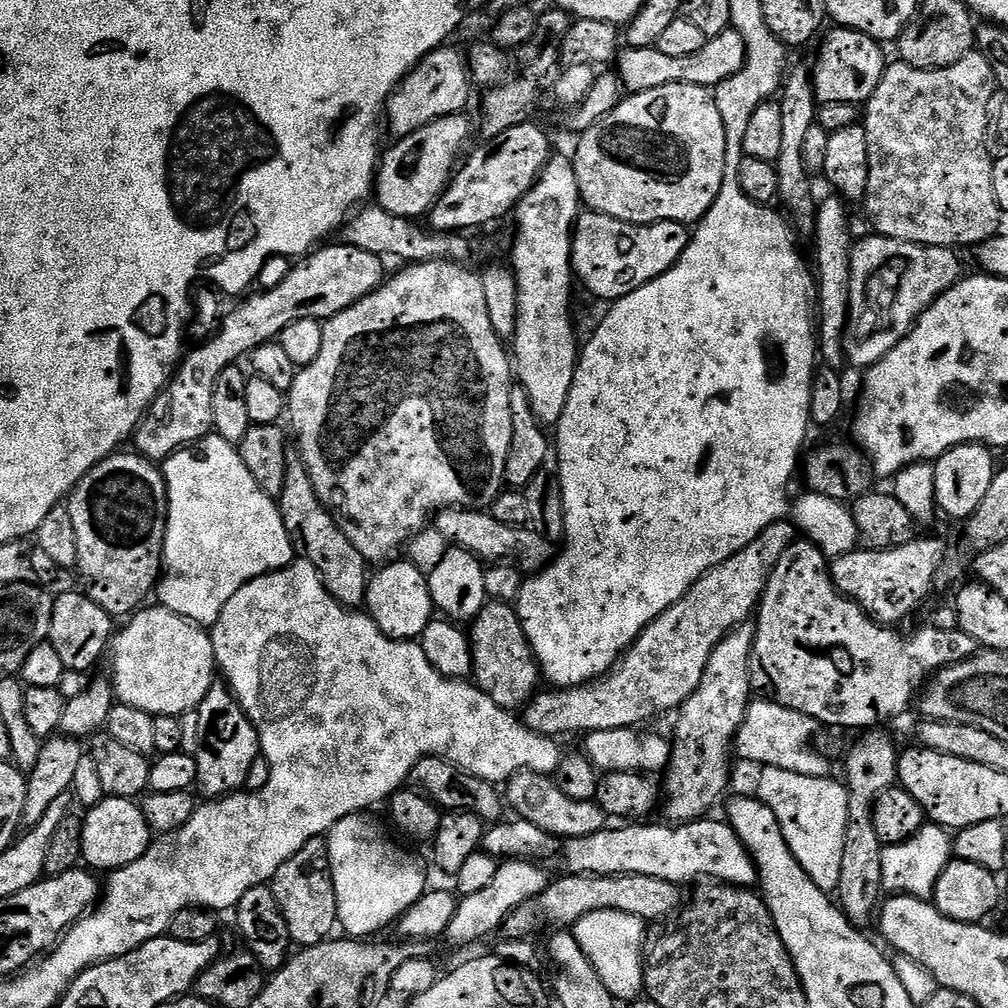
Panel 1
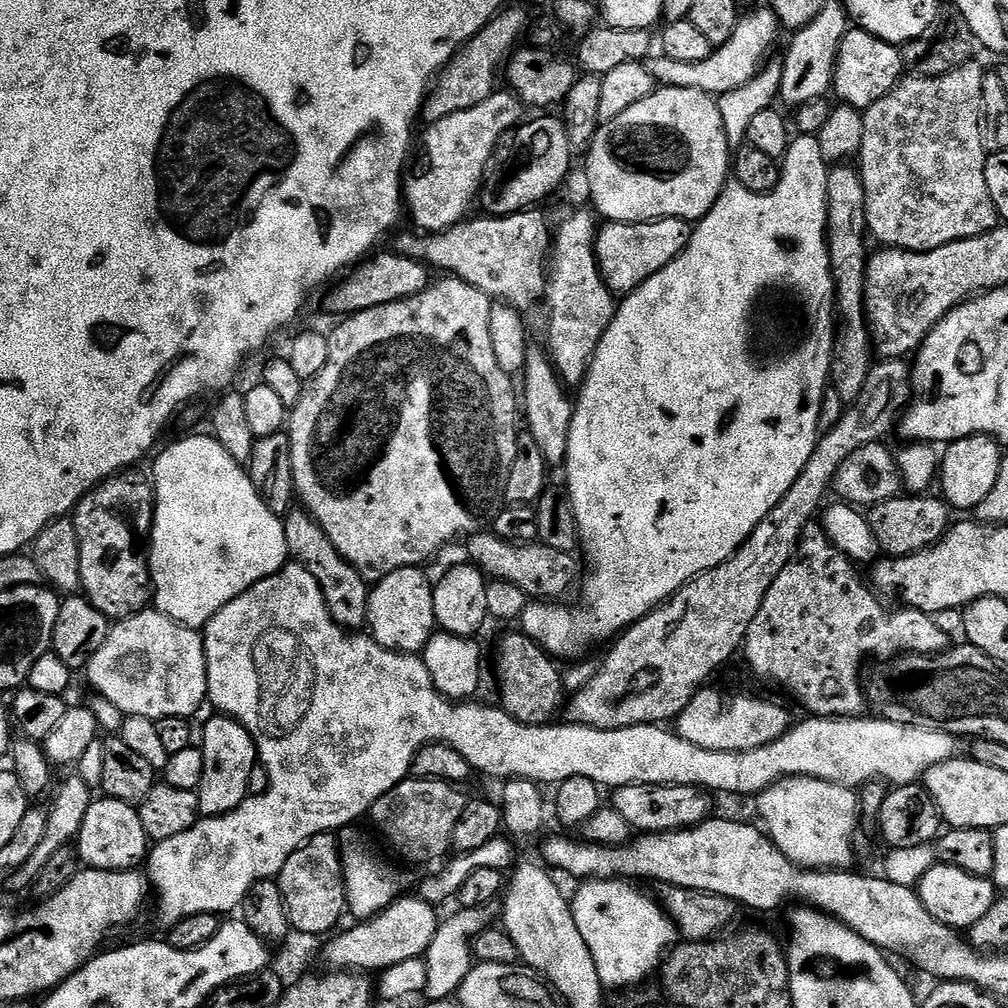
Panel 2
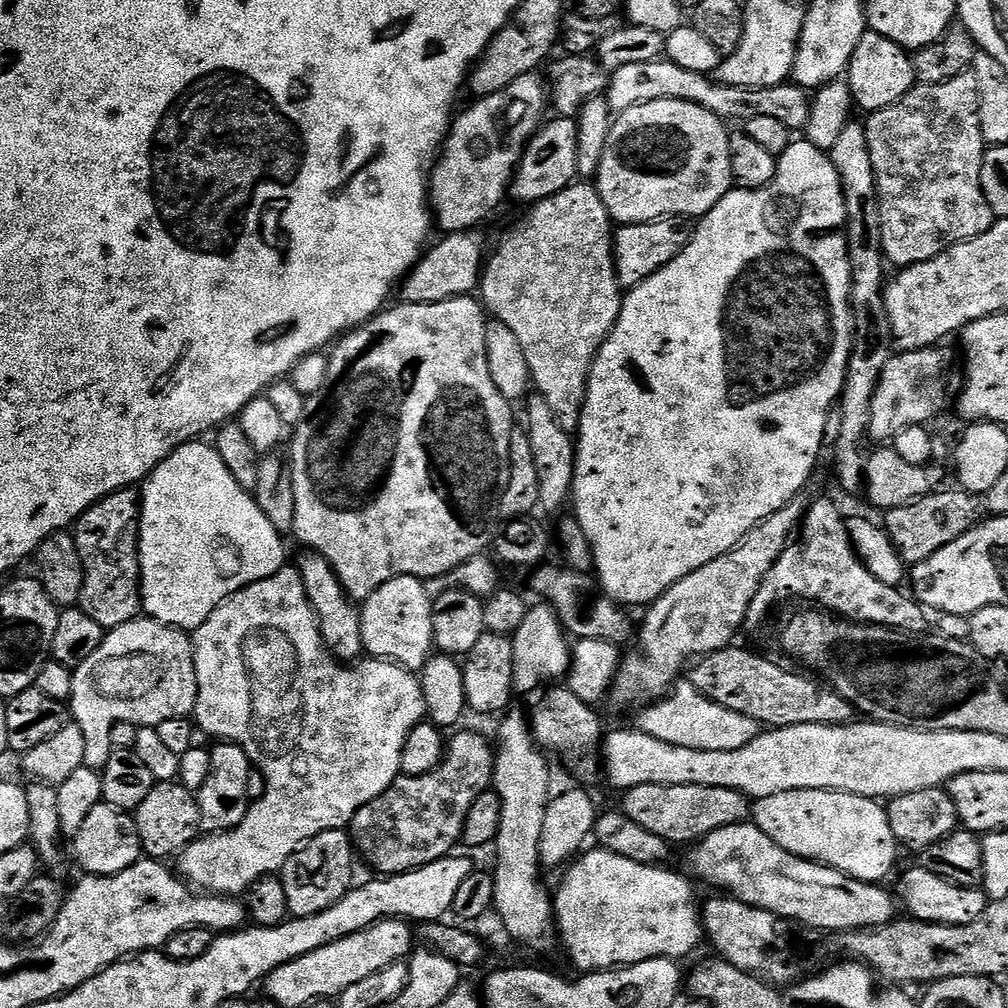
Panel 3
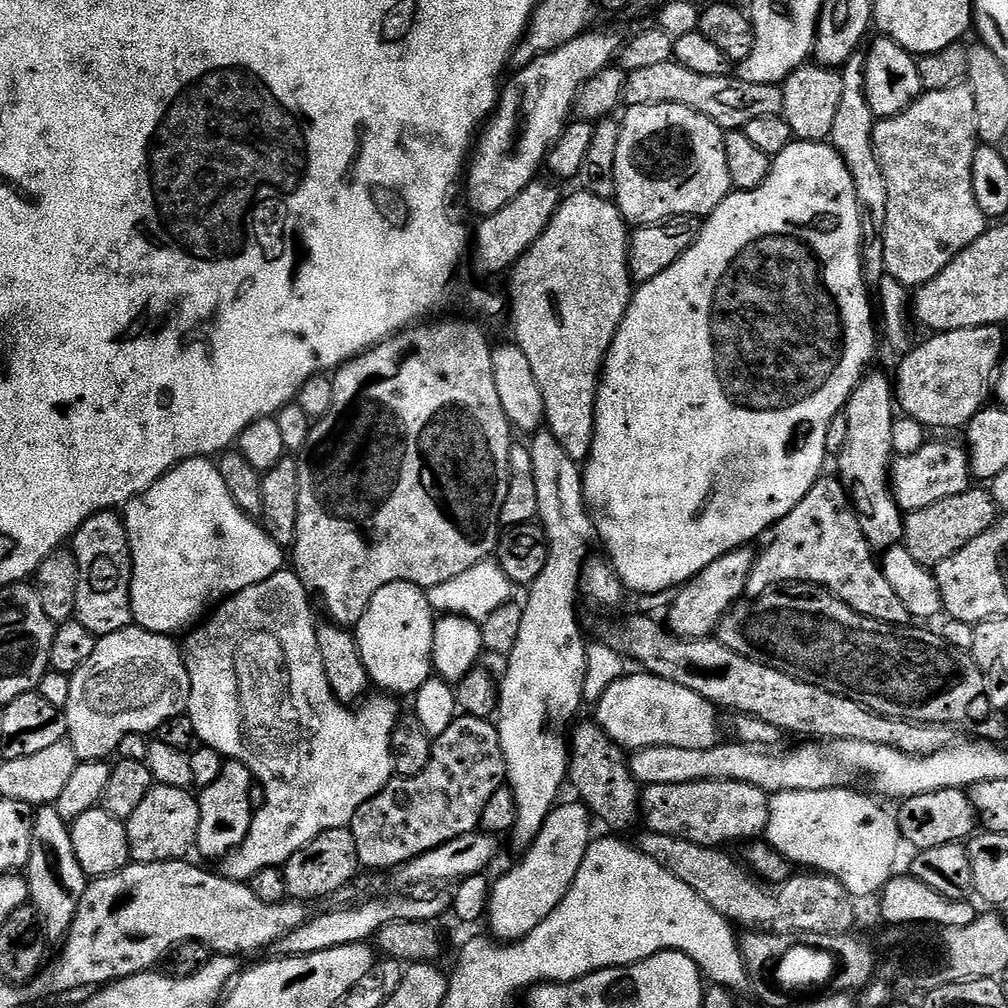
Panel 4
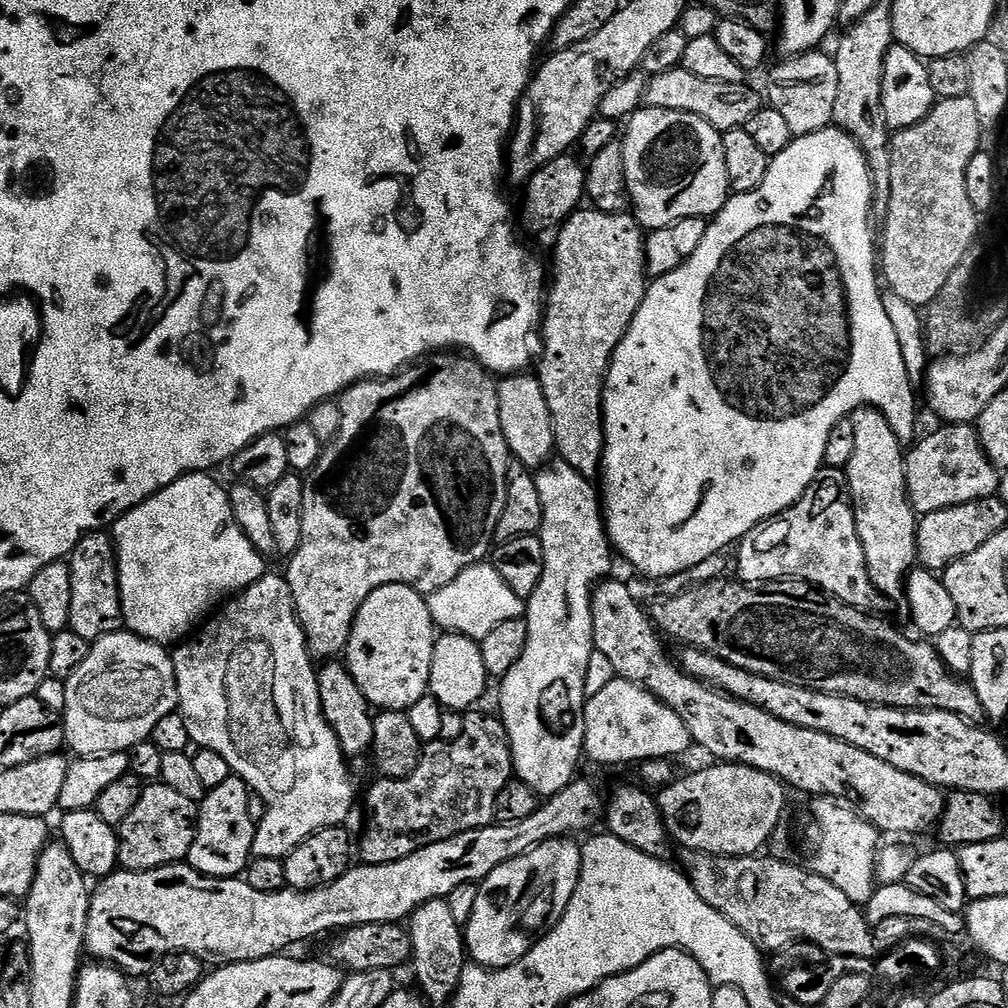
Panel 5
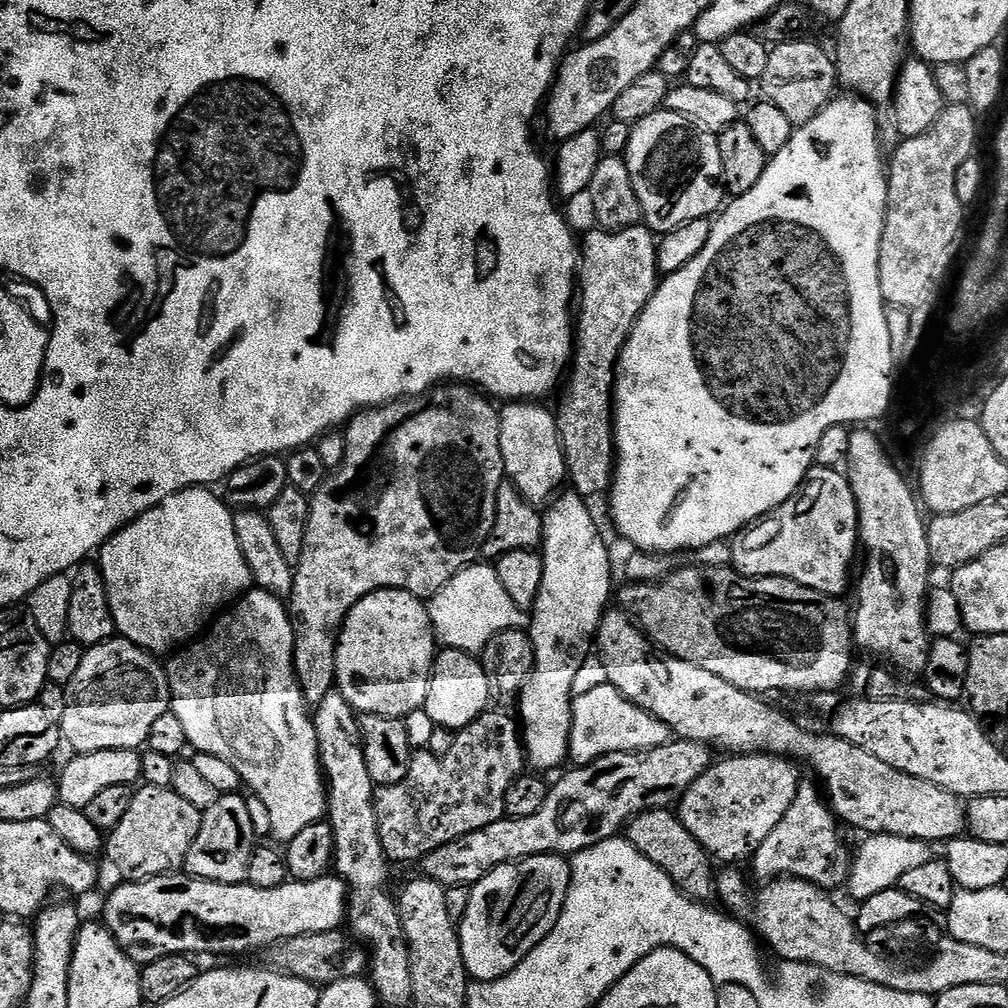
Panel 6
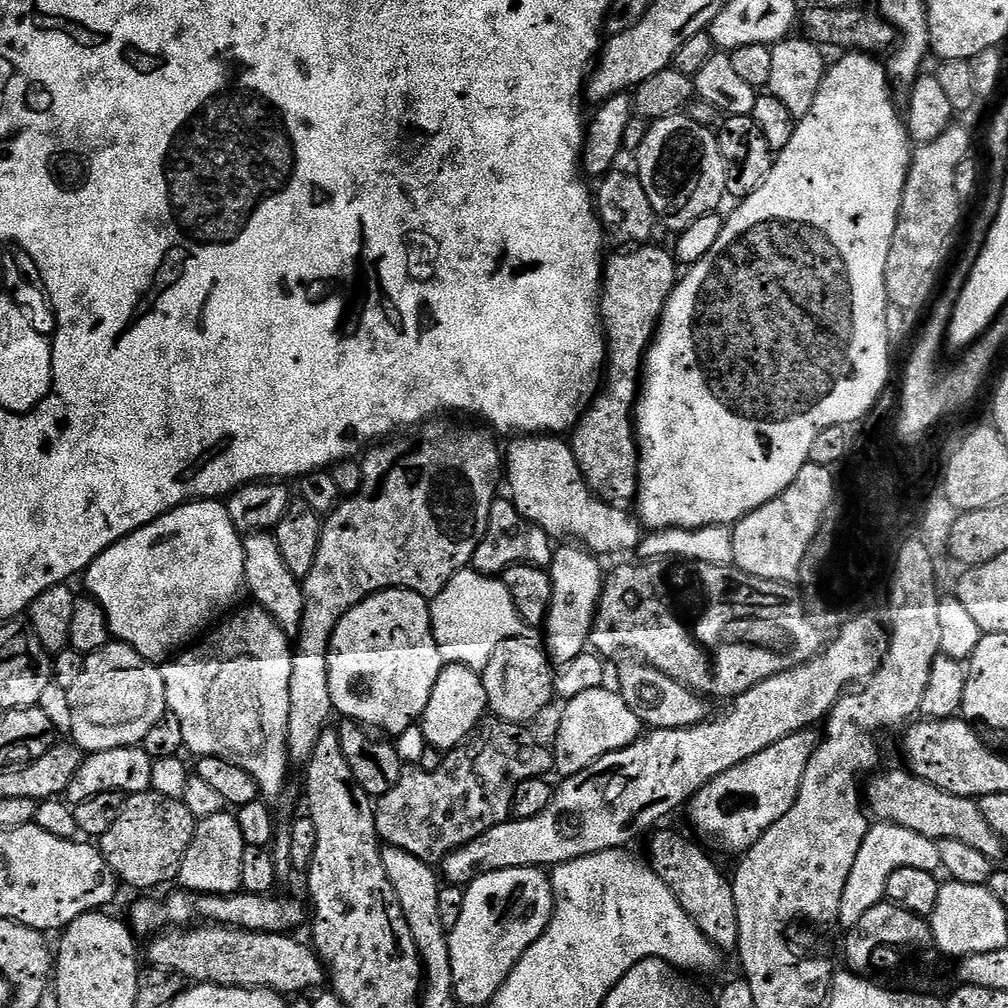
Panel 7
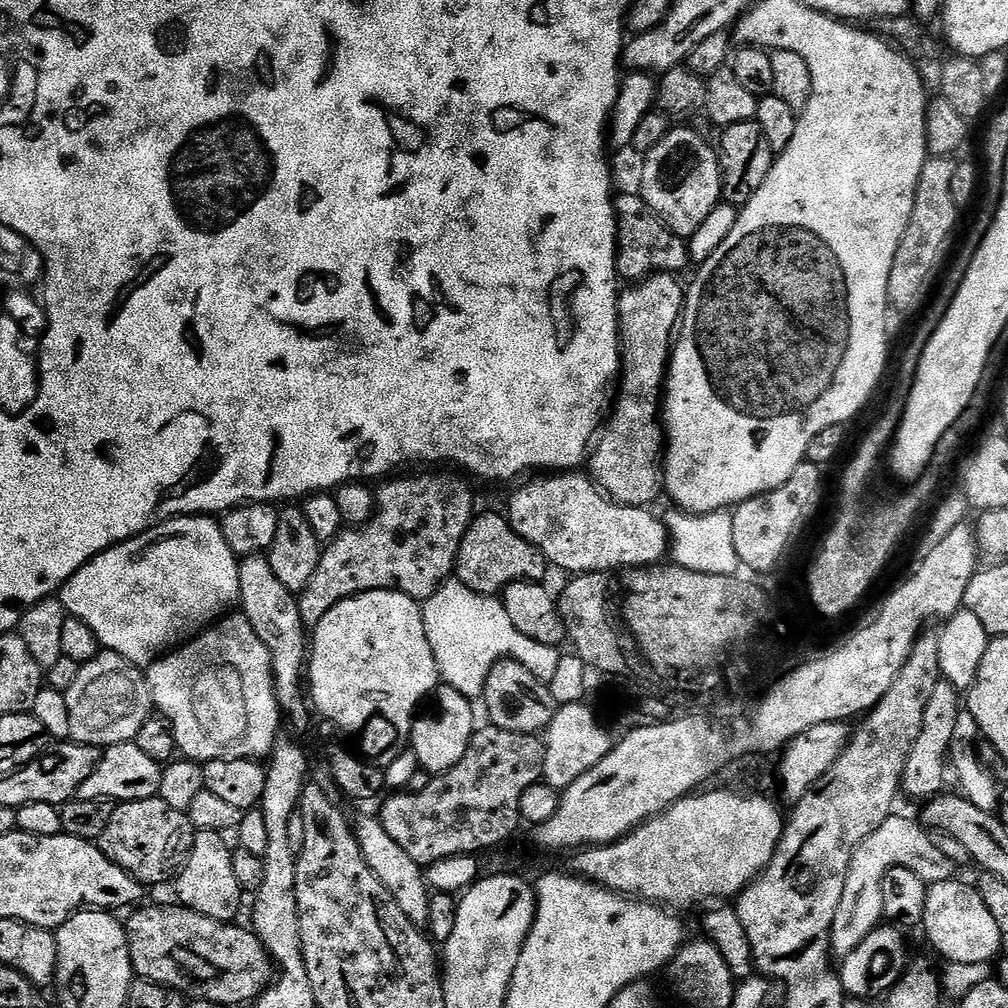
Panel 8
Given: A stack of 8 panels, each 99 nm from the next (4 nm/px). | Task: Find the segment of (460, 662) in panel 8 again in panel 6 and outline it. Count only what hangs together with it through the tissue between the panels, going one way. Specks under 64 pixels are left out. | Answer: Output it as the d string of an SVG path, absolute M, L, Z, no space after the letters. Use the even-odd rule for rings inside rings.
M488 562L469 564L454 574L454 578L427 601L427 606L437 641L444 648L473 654L483 653L494 634L502 634L502 630L511 628L527 629L530 624L529 613L514 606L510 594L506 594L502 582L498 582L495 567Z

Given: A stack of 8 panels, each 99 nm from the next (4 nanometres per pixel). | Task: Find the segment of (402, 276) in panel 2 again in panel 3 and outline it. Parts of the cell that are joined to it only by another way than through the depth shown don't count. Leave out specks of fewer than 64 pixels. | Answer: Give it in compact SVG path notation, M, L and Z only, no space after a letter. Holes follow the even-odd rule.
M480 230L450 232L443 237L437 248L429 247L412 271L404 277L398 296L406 304L429 304L442 302L455 296L475 293L480 286L480 277L486 263L490 244L484 241ZM432 248L432 249L431 249ZM485 251L485 252L484 252ZM404 288L404 289L403 289Z

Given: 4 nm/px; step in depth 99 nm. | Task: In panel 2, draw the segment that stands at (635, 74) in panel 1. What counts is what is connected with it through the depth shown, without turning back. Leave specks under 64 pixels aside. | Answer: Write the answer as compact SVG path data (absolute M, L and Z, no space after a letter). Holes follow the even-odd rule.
M761 6L757 12L745 11L738 26L734 26L730 42L719 45L712 51L710 58L703 62L674 62L674 58L660 54L651 61L652 76L657 85L665 88L702 90L706 95L718 98L730 90L738 90L738 86L746 86L746 82L750 82L760 73L766 61L773 55L772 47L780 35L780 20L772 13L771 8Z

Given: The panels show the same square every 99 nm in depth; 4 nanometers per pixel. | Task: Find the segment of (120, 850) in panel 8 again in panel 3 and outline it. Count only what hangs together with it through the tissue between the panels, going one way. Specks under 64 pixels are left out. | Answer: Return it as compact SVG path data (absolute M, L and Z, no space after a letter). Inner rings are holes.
M157 782L146 794L142 806L138 806L134 813L138 826L140 850L145 857L167 861L167 856L179 857L180 853L193 844L201 835L200 801L197 793L191 792L179 782Z

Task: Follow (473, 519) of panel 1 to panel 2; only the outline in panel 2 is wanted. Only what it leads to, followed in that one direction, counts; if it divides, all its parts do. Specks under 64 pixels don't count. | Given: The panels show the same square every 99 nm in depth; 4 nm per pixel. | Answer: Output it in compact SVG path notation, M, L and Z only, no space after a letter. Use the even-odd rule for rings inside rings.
M485 530L467 537L466 545L475 564L488 580L511 582L536 602L560 602L572 591L577 591L582 580L582 564L571 552L554 550L542 543L511 544L496 536L495 531Z

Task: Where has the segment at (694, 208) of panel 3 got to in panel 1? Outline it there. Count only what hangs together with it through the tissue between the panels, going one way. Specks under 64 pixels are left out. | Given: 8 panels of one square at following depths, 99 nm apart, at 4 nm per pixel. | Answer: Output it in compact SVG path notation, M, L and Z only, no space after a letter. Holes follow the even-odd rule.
M667 84L658 86L658 90L646 90L645 92L633 92L625 95L610 114L606 114L594 126L590 126L585 132L579 133L576 144L576 156L571 157L574 170L578 174L578 190L580 199L591 211L601 212L610 218L618 218L622 222L631 224L657 224L663 220L673 220L685 226L695 225L708 213L710 206L722 194L726 173L724 167L728 164L730 150L726 146L726 126L722 126L722 114L718 114L715 95L709 89L697 84Z

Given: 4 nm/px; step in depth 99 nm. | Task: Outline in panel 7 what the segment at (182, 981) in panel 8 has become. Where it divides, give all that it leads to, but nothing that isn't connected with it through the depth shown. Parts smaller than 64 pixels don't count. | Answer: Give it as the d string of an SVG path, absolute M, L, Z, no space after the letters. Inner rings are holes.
M192 926L187 930L168 930L151 941L153 944L148 948L147 963L154 968L165 968L167 972L178 972L184 976L185 981L196 984L217 984L227 988L268 988L271 992L281 994L308 992L311 988L323 989L326 984L324 961L311 943L303 944L294 937L283 932L248 932L235 926Z

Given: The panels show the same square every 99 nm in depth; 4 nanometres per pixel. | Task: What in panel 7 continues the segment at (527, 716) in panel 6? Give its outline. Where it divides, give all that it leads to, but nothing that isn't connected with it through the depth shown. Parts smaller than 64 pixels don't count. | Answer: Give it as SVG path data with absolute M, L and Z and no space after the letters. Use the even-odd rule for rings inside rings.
M560 546L555 549L550 569L552 601L548 618L542 625L542 644L553 665L567 666L589 647L596 610L600 606L600 591L606 579L605 569L600 569L599 563L601 561L593 553L580 546Z

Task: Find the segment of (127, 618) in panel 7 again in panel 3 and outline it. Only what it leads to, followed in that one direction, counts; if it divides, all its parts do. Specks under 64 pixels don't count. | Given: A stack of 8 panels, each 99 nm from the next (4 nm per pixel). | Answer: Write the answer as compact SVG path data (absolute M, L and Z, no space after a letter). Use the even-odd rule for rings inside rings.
M208 442L184 444L174 450L143 481L140 496L140 599L147 619L189 634L196 631L226 598L285 567L285 537L262 514L255 495L226 470L226 462Z

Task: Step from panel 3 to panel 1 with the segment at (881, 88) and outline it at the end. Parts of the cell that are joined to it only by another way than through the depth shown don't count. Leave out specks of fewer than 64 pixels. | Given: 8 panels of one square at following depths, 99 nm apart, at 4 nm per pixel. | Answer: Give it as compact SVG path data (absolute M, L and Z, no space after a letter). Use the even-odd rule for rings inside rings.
M833 27L828 37L819 41L820 53L816 56L816 68L811 69L812 84L816 87L816 99L820 104L850 102L860 106L872 97L884 77L886 59L881 41L870 38L853 28Z

